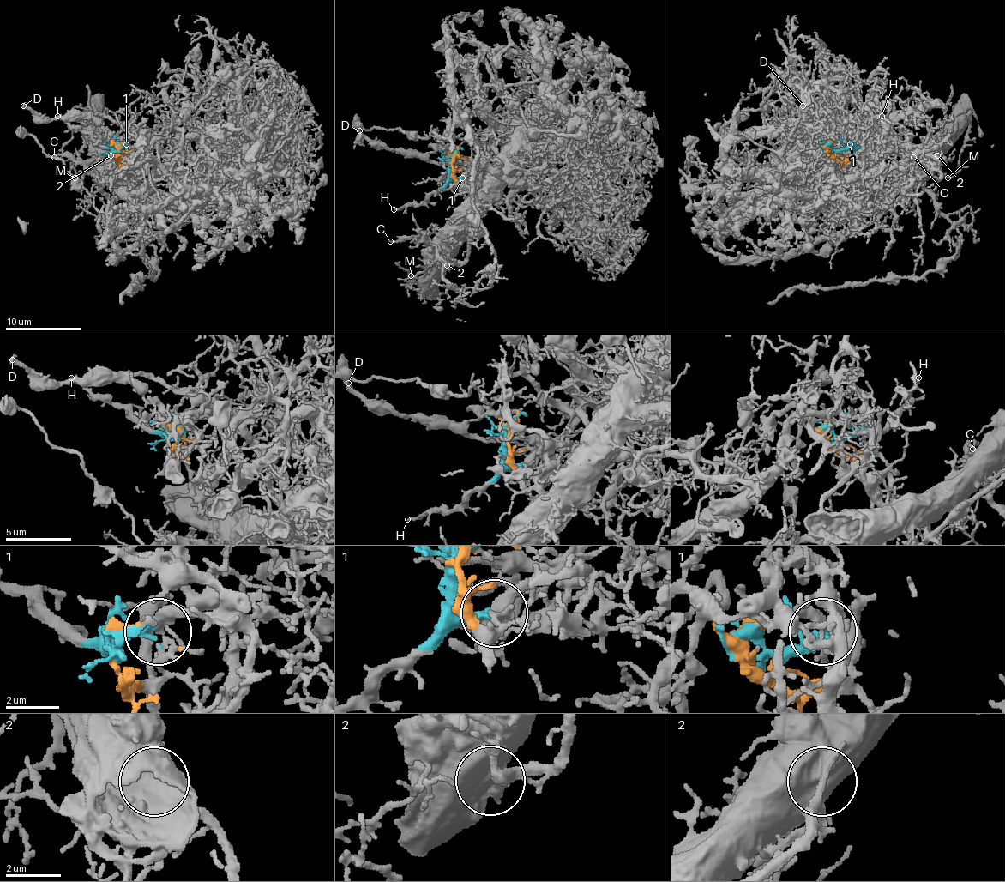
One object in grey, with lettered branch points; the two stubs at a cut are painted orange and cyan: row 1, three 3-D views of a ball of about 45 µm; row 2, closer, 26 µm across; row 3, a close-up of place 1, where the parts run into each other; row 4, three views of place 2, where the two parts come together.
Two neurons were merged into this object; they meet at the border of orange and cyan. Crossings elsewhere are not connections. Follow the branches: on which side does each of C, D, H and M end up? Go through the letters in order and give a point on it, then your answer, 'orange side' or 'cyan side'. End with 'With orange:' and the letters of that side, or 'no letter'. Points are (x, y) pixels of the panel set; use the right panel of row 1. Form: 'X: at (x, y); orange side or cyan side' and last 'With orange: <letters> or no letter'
C: at (913, 157); orange side
D: at (803, 105); cyan side
H: at (881, 116); cyan side
M: at (947, 178); orange side
With orange: C, M

